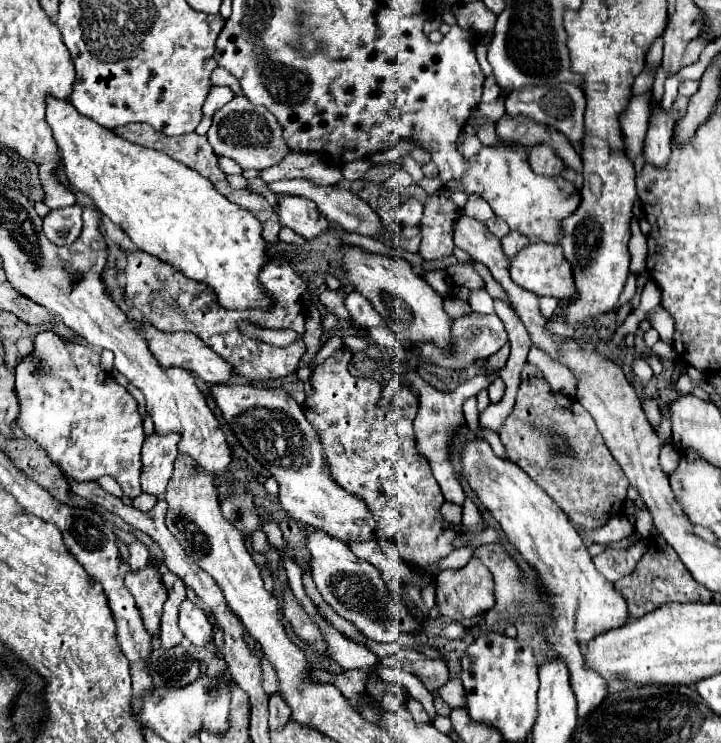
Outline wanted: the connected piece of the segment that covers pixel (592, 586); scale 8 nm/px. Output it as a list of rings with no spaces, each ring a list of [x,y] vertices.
[[[486,440],[468,442],[462,452],[462,464],[462,476],[466,476],[470,488],[500,522],[502,532],[524,560],[538,570],[542,584],[552,594],[554,614],[539,616],[533,623],[543,628],[542,634],[552,644],[555,655],[566,662],[570,684],[578,700],[578,718],[584,718],[584,714],[590,714],[600,700],[606,698],[608,686],[594,670],[584,666],[580,645],[588,644],[600,632],[622,626],[628,620],[626,602],[616,594],[612,582],[594,568],[584,540],[568,516],[564,516],[558,504],[520,466],[498,458]]]

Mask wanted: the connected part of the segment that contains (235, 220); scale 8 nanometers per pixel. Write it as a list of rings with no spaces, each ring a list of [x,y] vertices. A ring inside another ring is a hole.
[[[48,96],[46,122],[52,128],[54,140],[58,144],[58,154],[62,158],[64,172],[72,190],[78,190],[92,198],[94,206],[114,224],[118,224],[140,250],[172,262],[172,266],[176,266],[188,278],[214,288],[218,300],[226,308],[270,308],[270,300],[258,284],[258,270],[266,262],[268,254],[264,248],[260,222],[252,214],[248,214],[248,210],[228,202],[228,198],[216,192],[212,182],[204,180],[196,170],[184,166],[182,162],[176,162],[160,150],[144,148],[120,138],[116,132],[80,114],[68,100]]]

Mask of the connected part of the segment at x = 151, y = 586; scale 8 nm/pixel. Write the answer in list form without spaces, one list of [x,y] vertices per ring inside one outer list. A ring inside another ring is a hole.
[[[152,564],[144,572],[130,572],[126,578],[126,588],[132,592],[136,600],[136,608],[140,610],[140,618],[144,622],[144,628],[152,636],[152,642],[160,636],[160,616],[162,606],[166,602],[166,588]]]

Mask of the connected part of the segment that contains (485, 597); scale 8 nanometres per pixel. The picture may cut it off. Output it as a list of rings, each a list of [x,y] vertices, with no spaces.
[[[474,558],[456,572],[442,572],[436,576],[436,606],[442,618],[446,620],[468,620],[478,614],[488,612],[496,604],[494,598],[494,578],[486,566],[480,566]]]

